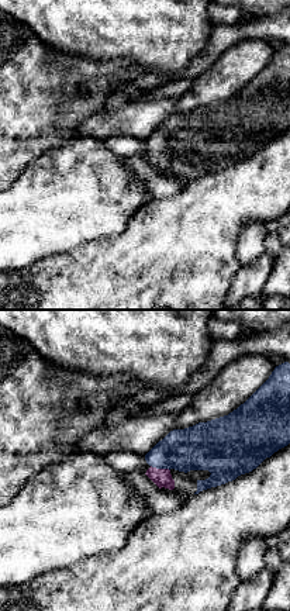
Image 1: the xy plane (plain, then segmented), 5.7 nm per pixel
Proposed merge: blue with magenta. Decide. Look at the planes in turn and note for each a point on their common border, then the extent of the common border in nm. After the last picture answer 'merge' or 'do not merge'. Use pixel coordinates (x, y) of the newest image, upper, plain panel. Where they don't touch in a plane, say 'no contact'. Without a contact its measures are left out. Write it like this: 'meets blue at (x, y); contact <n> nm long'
meets blue at (161, 152); contact 120 nm long

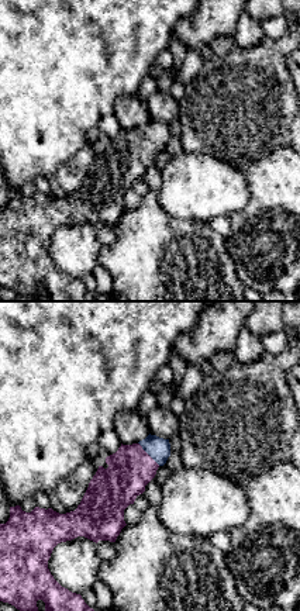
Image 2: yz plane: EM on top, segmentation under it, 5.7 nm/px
meets blue at (148, 138); contact 180 nm long

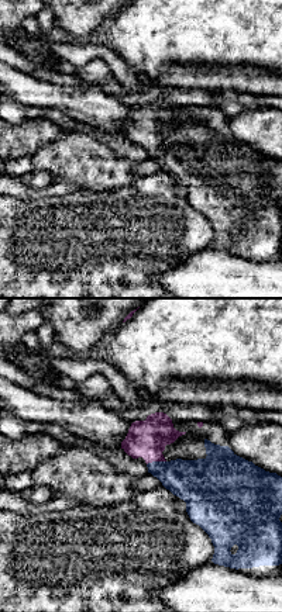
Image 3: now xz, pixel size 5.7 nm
meets blue at (155, 147); contact 110 nm long

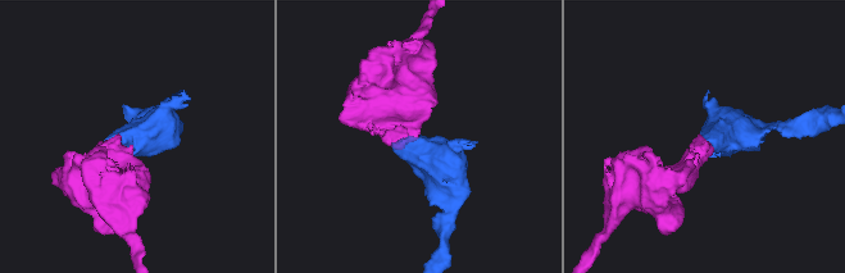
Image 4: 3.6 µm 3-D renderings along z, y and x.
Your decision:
merge

